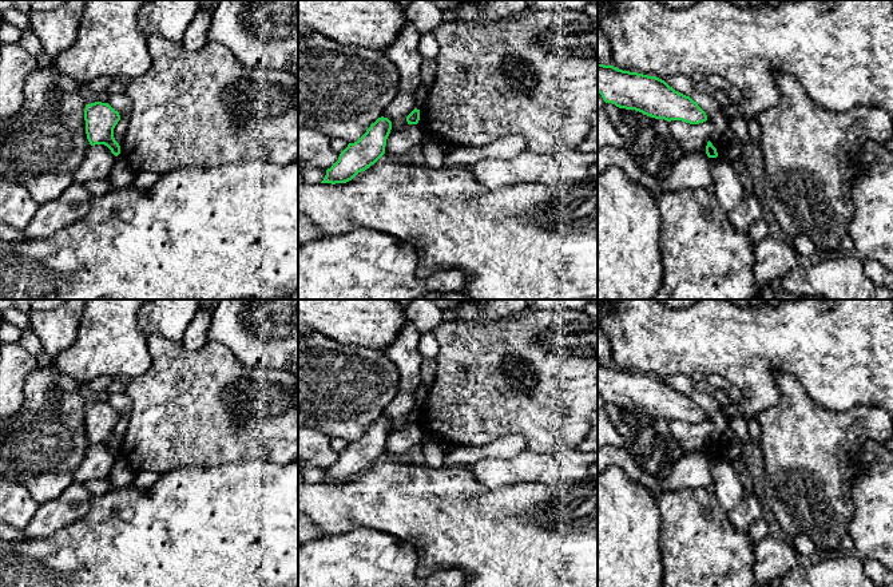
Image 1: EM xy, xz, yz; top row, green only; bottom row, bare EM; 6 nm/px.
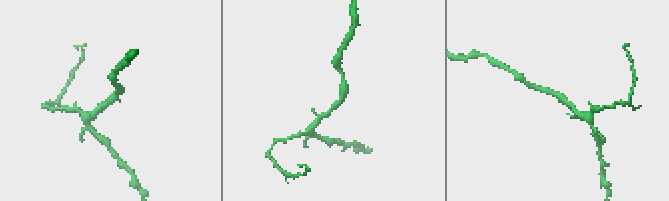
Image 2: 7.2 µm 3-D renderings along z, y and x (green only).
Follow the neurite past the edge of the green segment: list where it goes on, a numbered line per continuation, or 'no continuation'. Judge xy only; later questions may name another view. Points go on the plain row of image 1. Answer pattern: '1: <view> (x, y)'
no continuation

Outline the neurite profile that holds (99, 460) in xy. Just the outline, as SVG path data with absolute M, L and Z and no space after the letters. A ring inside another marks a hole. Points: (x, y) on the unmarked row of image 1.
M91 445L84 461L74 472L74 481L84 484L90 480L104 480L108 477L114 463L115 455L107 445Z

